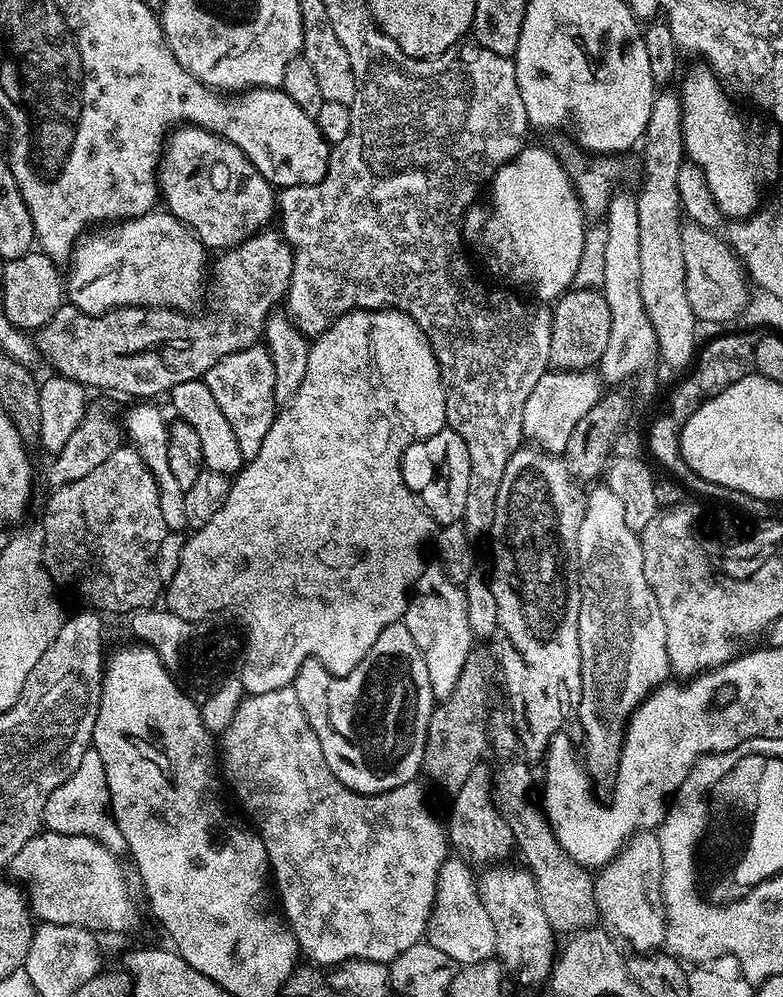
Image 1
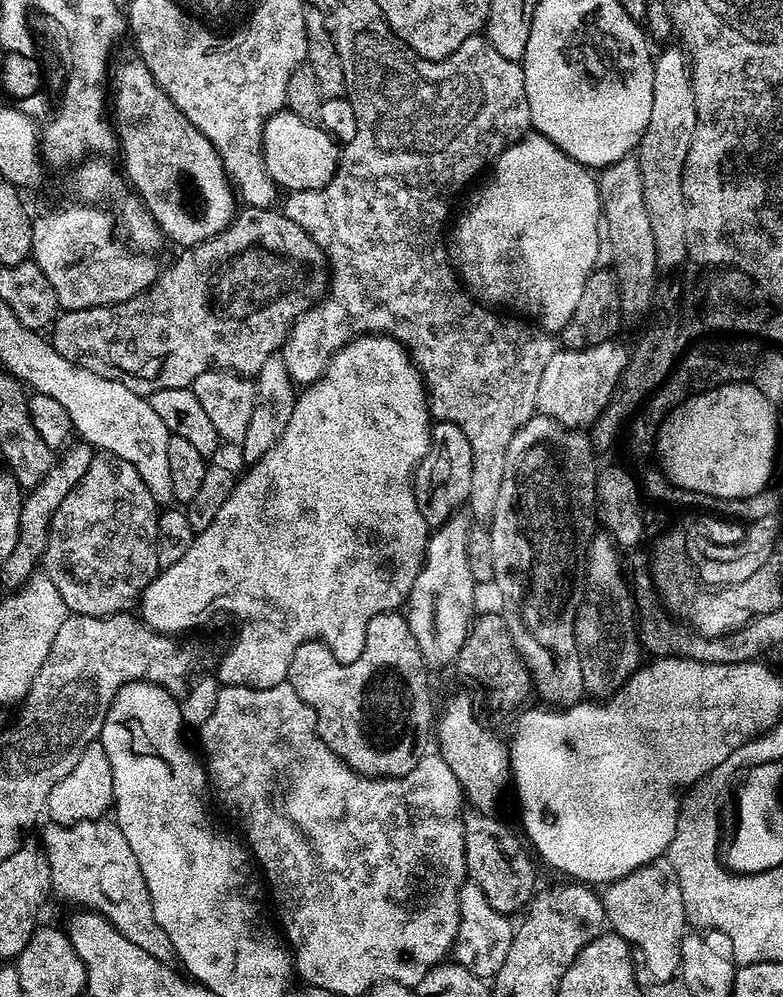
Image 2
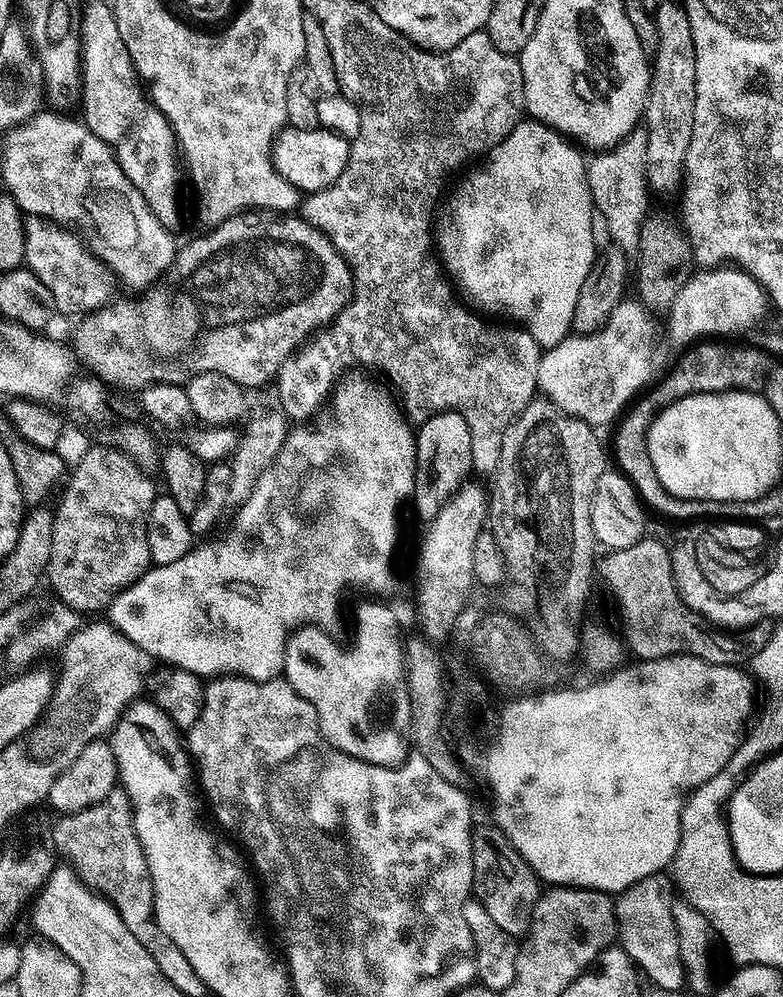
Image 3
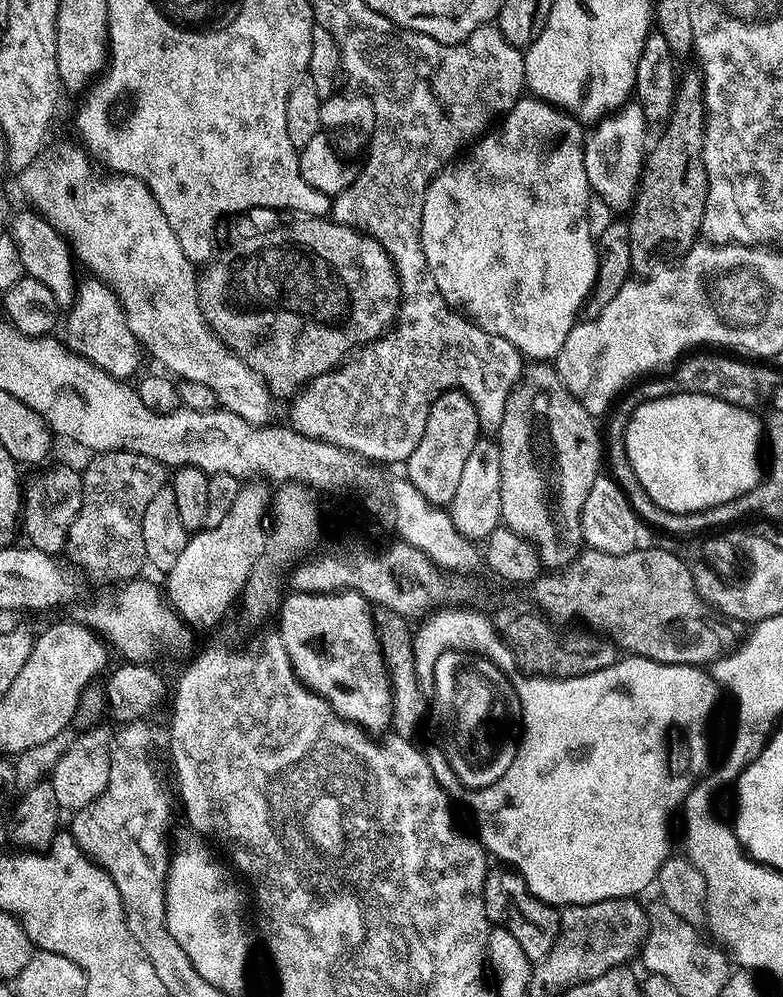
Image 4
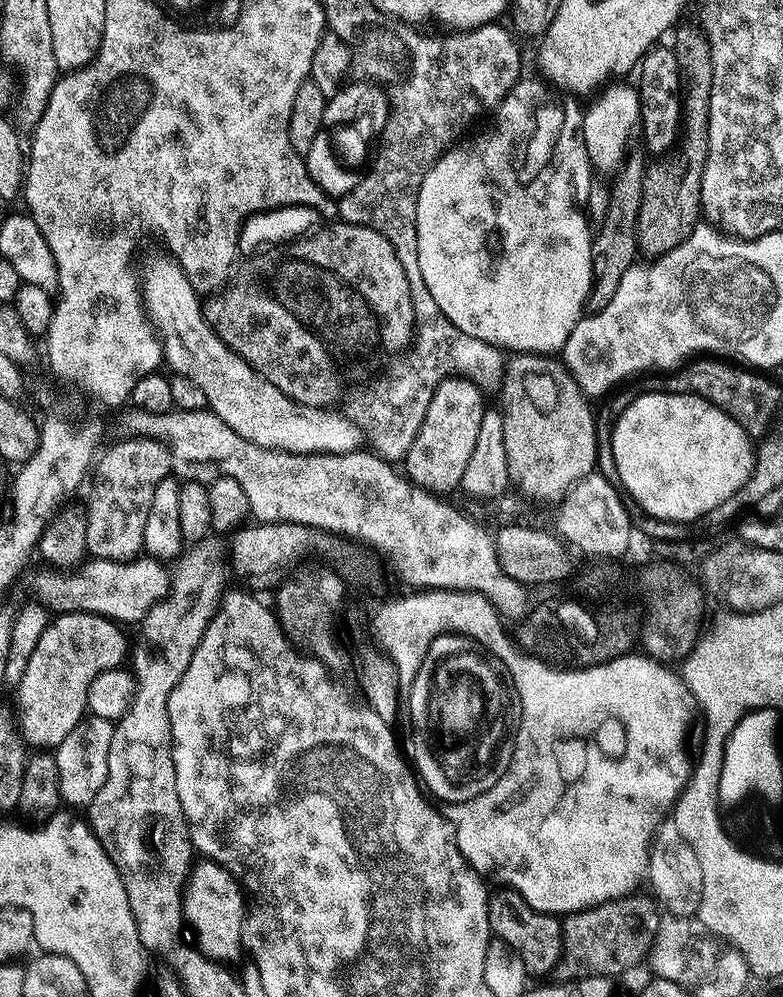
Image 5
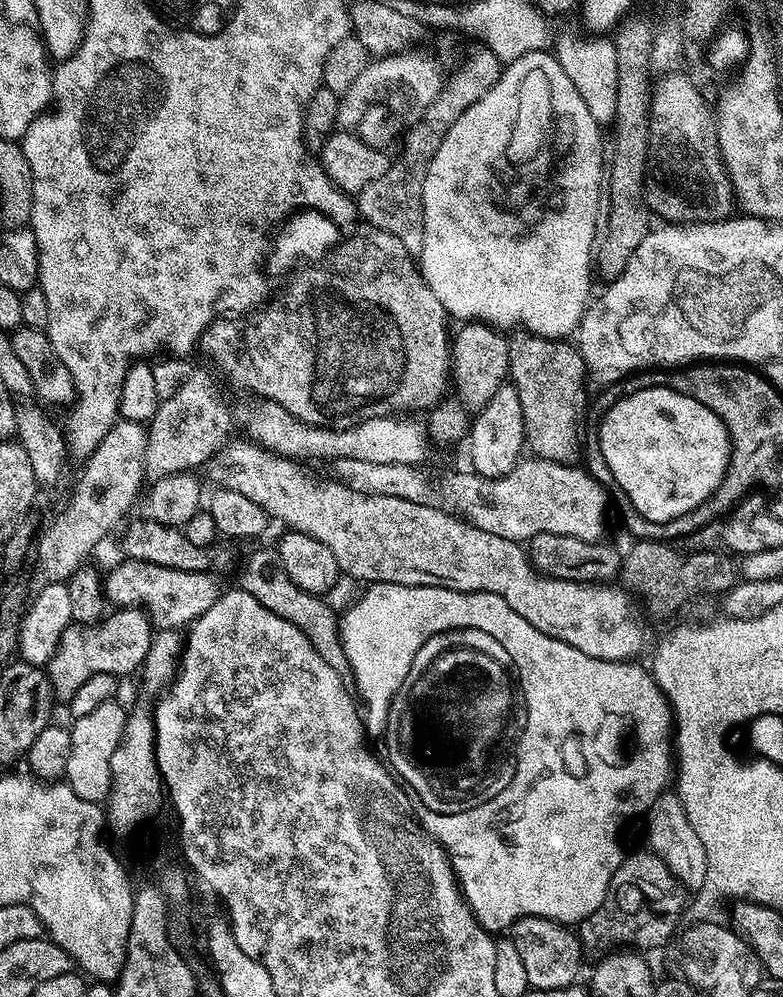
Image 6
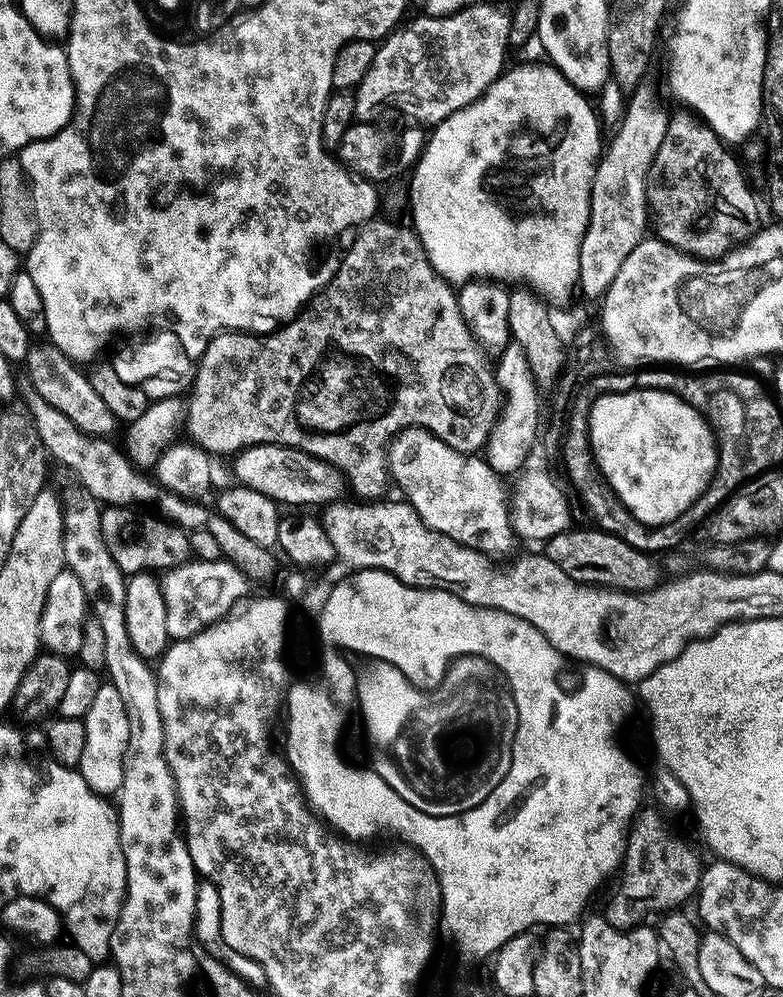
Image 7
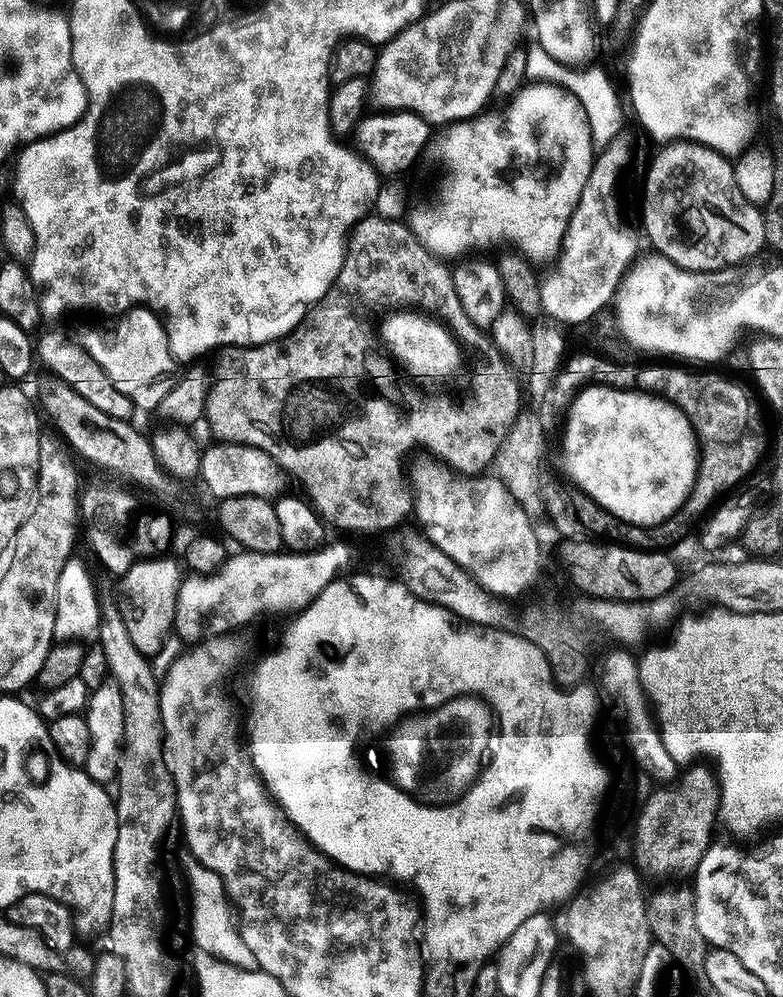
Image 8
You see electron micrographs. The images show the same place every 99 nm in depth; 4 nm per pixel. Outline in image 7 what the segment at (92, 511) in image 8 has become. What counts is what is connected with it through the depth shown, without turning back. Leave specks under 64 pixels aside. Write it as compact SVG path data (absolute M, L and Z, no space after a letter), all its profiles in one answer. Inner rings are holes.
M105 507L102 511L102 538L110 558L118 562L125 574L150 572L163 574L169 568L189 563L192 551L188 532L160 514L151 516L148 510L135 507Z

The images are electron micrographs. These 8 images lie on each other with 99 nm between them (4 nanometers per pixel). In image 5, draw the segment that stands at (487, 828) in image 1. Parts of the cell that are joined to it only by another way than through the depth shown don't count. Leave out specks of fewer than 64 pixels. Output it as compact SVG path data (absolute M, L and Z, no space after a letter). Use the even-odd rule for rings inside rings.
M515 894L493 895L488 901L488 923L497 937L503 938L522 958L529 977L551 973L560 963L564 952L562 920L551 912L535 912L526 901Z

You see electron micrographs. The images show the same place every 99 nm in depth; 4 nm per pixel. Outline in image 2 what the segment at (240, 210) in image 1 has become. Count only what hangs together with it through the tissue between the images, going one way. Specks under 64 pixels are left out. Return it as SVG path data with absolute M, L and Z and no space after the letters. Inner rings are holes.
M139 59L128 60L117 68L115 65L110 76L110 116L114 121L118 153L124 159L124 168L128 171L127 183L134 189L135 195L144 201L149 214L155 218L156 225L167 239L169 236L179 246L191 246L214 238L228 228L238 211L238 200L224 172L220 153L176 109L168 95L156 85L150 70Z

